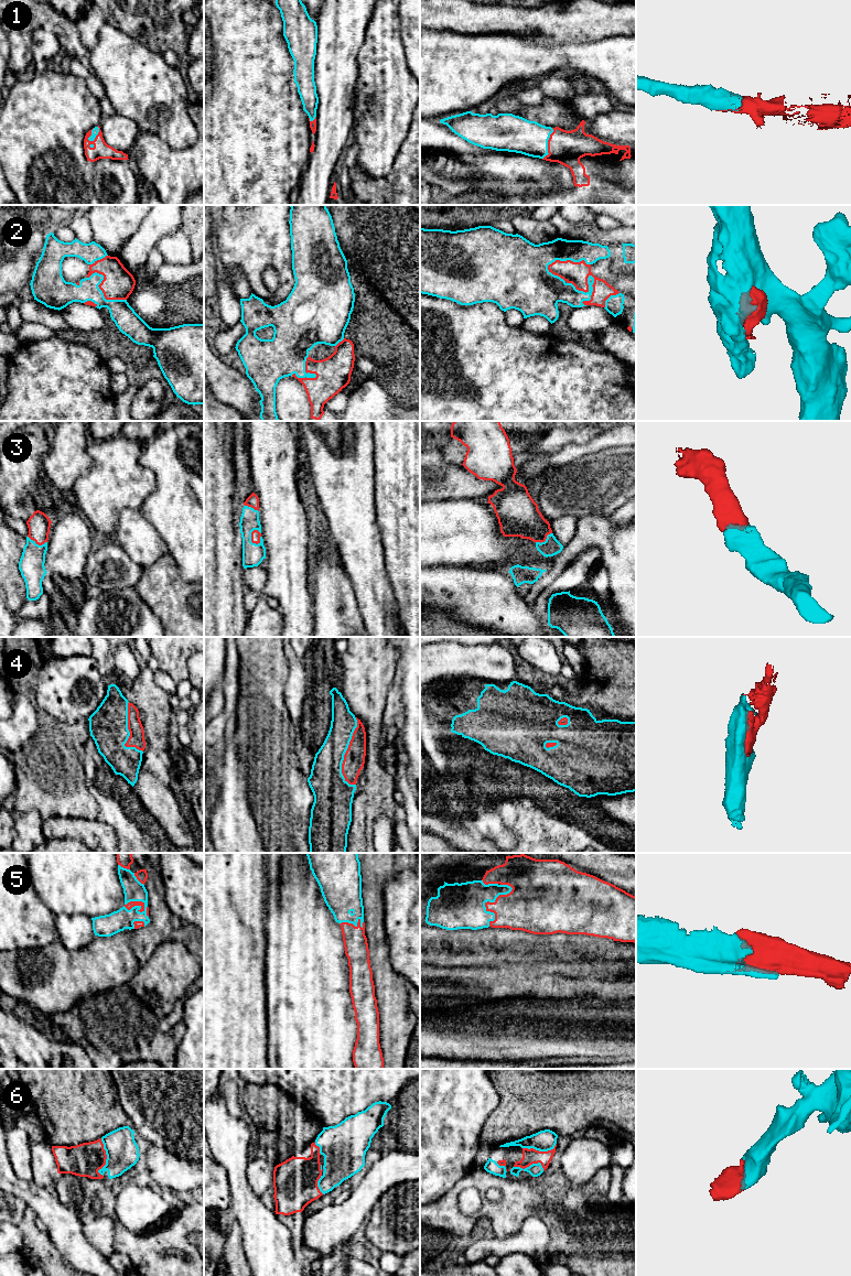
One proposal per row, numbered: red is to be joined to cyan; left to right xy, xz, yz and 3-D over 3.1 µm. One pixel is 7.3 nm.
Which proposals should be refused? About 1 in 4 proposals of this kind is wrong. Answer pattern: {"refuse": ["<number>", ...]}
{"refuse": []}

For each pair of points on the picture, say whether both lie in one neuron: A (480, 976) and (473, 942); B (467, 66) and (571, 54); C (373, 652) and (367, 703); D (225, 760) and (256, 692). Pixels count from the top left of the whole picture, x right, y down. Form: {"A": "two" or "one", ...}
{"A": "two", "B": "one", "C": "one", "D": "two"}

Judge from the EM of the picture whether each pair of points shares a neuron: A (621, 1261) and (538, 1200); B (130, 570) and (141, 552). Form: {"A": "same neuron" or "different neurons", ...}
{"A": "same neuron", "B": "different neurons"}

